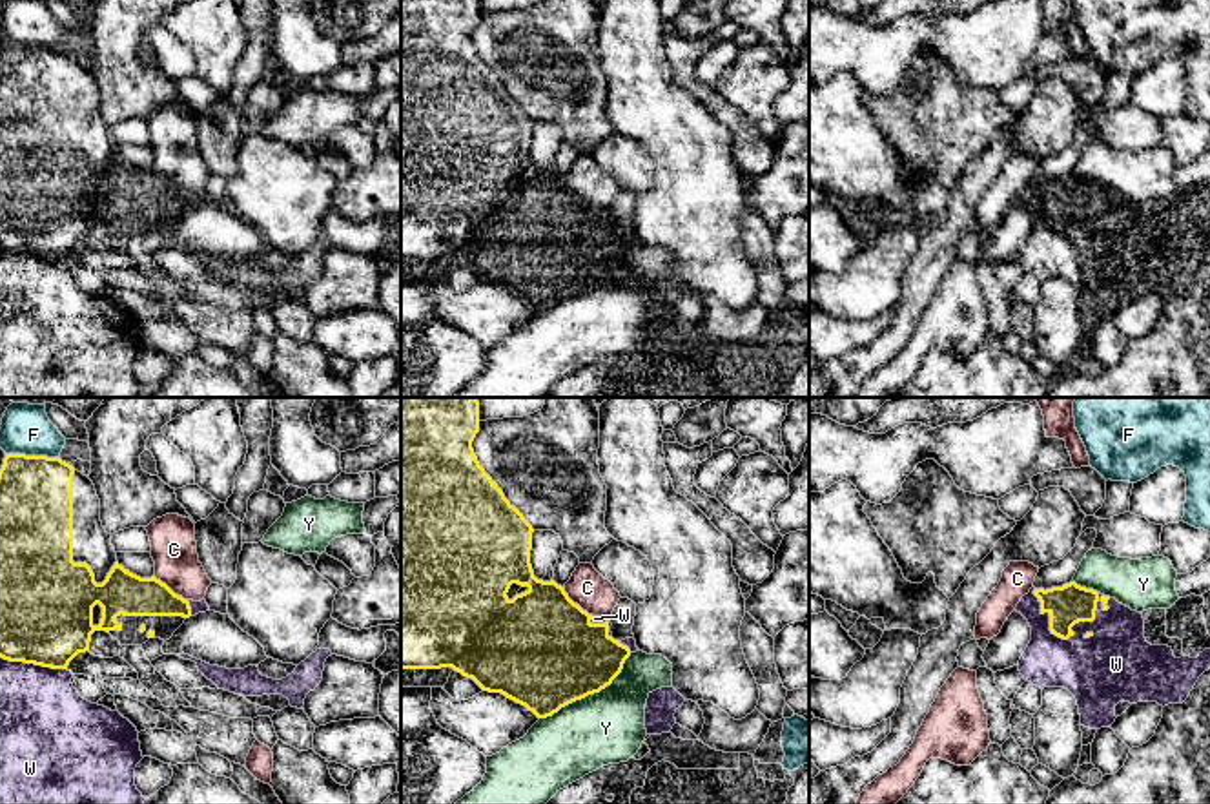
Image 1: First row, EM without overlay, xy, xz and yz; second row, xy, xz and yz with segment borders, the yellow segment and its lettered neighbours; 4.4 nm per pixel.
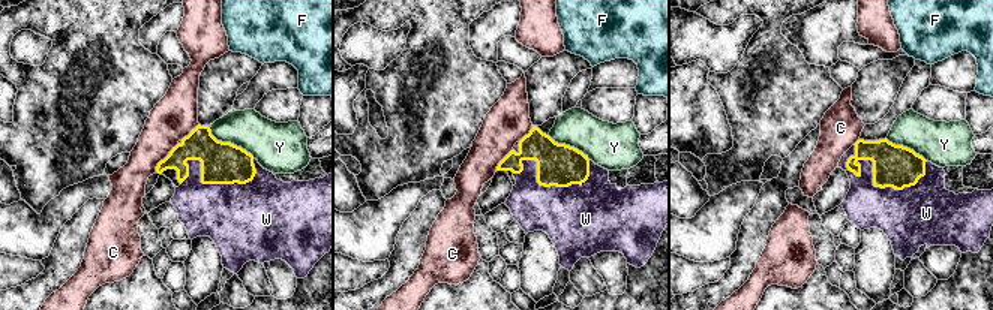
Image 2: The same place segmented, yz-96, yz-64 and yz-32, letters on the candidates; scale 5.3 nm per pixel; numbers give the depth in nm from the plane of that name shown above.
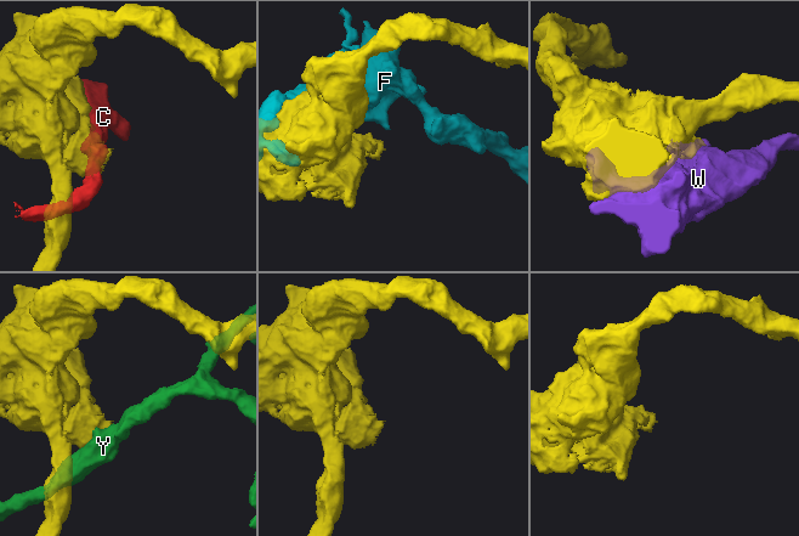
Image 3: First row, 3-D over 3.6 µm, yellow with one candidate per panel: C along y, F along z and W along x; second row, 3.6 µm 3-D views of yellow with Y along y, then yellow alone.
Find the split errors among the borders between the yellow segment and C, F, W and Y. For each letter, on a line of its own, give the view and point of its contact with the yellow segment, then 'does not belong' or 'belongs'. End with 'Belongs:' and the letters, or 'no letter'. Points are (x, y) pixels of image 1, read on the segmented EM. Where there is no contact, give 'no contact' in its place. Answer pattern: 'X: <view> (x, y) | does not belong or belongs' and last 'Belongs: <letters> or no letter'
C: xz (576, 604) | does not belong
F: xy (31, 456) | does not belong
W: yz (1070, 635) | does not belong
Y: xz (589, 693) | does not belong
Belongs: no letter

